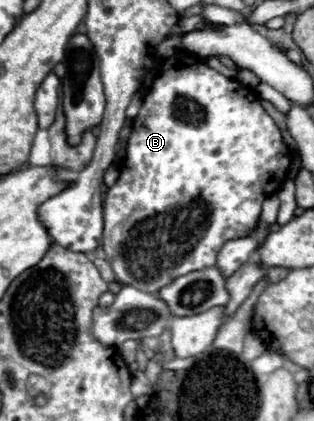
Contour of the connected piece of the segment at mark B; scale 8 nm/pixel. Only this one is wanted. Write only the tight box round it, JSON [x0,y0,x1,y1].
[102,53,292,293]

